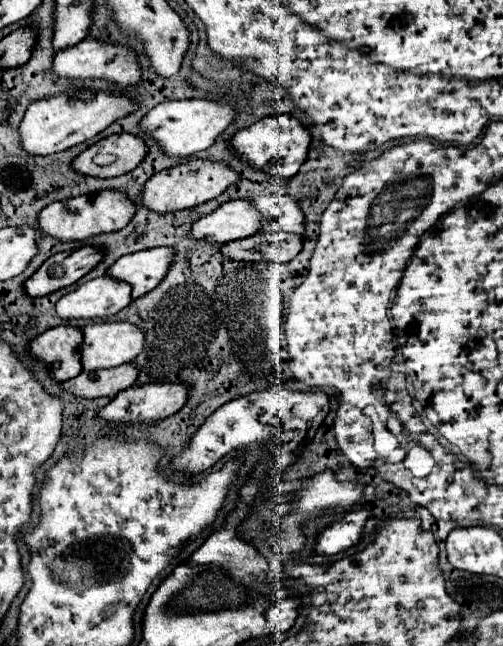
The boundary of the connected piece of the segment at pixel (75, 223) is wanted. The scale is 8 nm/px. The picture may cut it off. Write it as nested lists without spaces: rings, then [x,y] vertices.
[[[106,190],[106,192],[96,192],[94,196],[76,196],[70,200],[60,200],[52,202],[40,212],[40,230],[44,234],[50,234],[58,240],[86,240],[94,234],[104,234],[104,232],[116,232],[124,228],[136,212],[136,204],[120,190]]]

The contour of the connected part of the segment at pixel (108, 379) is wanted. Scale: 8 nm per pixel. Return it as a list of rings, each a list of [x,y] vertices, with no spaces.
[[[126,362],[120,368],[82,372],[76,378],[66,380],[62,388],[72,390],[74,396],[82,396],[82,398],[100,398],[100,396],[112,398],[120,390],[134,386],[136,378],[138,378],[138,368],[134,368],[132,362]]]

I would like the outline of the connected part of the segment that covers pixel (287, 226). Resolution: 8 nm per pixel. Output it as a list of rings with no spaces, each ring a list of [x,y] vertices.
[[[262,196],[252,200],[258,210],[262,212],[266,224],[264,224],[264,232],[304,232],[306,230],[306,222],[304,222],[304,214],[298,206],[298,200],[294,196]]]

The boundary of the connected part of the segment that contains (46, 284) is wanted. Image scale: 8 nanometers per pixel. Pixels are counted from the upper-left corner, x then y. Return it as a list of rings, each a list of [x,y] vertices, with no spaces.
[[[82,246],[72,252],[54,254],[24,284],[26,292],[28,296],[34,296],[34,298],[52,294],[64,286],[78,282],[100,262],[102,262],[102,252],[98,252],[98,246]]]

